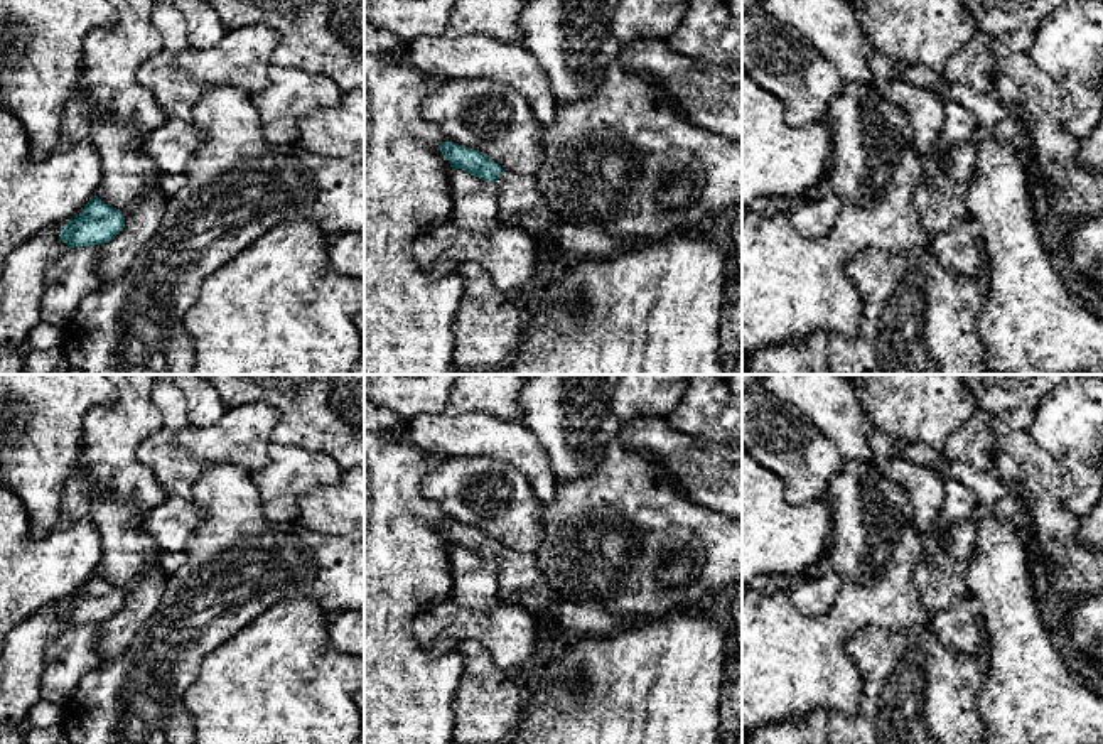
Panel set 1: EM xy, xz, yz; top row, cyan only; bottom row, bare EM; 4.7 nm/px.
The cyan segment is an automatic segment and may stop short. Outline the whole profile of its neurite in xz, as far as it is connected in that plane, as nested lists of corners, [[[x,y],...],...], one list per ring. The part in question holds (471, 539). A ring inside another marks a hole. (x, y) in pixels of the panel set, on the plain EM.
[[[444,520],[439,528],[452,547],[462,547],[474,555],[499,562],[499,594],[511,596],[538,621],[541,636],[546,638],[558,626],[553,611],[563,602],[546,582],[536,565],[536,555],[503,547],[482,530]]]

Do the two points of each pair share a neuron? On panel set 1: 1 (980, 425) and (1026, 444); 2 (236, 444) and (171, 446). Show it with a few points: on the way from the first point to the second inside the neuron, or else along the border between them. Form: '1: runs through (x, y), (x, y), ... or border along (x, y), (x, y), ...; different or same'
1: border along (992, 415), (995, 449); different
2: runs through (220, 444), (188, 446); same

